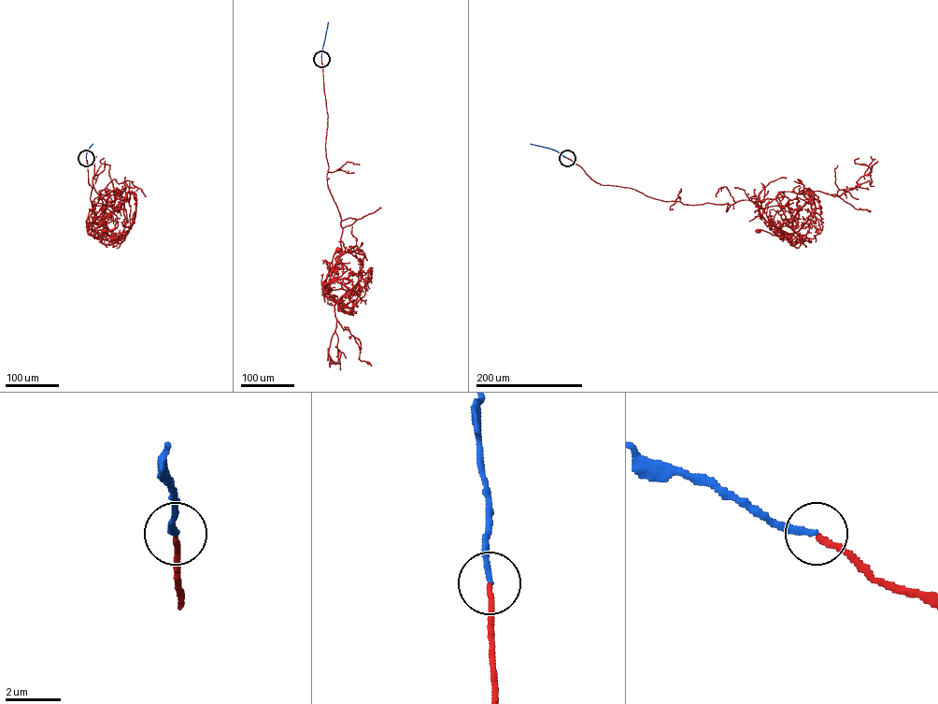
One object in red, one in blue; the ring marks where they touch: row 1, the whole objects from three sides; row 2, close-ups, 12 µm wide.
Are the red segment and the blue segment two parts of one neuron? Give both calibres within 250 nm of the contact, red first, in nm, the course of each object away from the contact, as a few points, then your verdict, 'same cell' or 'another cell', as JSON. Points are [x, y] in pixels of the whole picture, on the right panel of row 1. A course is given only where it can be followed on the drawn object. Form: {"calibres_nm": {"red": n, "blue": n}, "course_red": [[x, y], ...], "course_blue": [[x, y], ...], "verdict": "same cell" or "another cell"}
{"calibres_nm": {"red": 180, "blue": 190}, "course_red": [[567, 158], [601, 184], [630, 188], [664, 201], [731, 205], [752, 200], [765, 220], [792, 234], [757, 230]], "course_blue": [[567, 158], [553, 150], [530, 144]], "verdict": "same cell"}

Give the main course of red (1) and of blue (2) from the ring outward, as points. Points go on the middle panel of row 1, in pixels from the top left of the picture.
1: (321, 59), (328, 114), (327, 183), (341, 218), (341, 251), (348, 250), (338, 259), (324, 284), (337, 249)
2: (321, 59), (328, 21)

